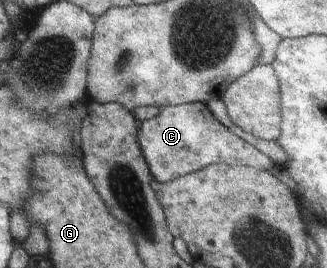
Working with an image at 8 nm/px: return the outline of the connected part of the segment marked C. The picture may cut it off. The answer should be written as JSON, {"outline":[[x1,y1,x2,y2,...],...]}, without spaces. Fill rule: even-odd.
{"outline":[[206,104,158,106,158,115,138,123,138,147,150,174,159,183,201,171,213,164,242,165,271,172,275,163,262,151,231,133,214,118]]}

